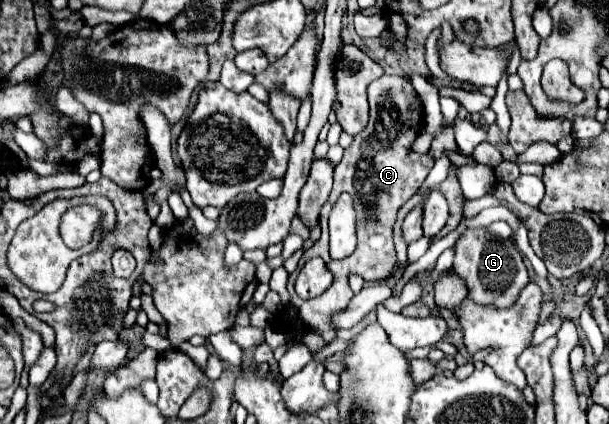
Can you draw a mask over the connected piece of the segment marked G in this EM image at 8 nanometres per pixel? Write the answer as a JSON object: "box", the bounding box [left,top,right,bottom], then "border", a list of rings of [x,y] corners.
{"box":[453,228,529,308],"border":[[[485,228],[465,230],[463,236],[457,240],[455,250],[457,256],[453,270],[461,280],[465,280],[469,298],[475,304],[493,308],[511,308],[517,302],[521,290],[529,284],[529,272],[523,264],[523,256],[513,246],[511,238],[509,240],[493,238],[491,234],[487,234]]]}

